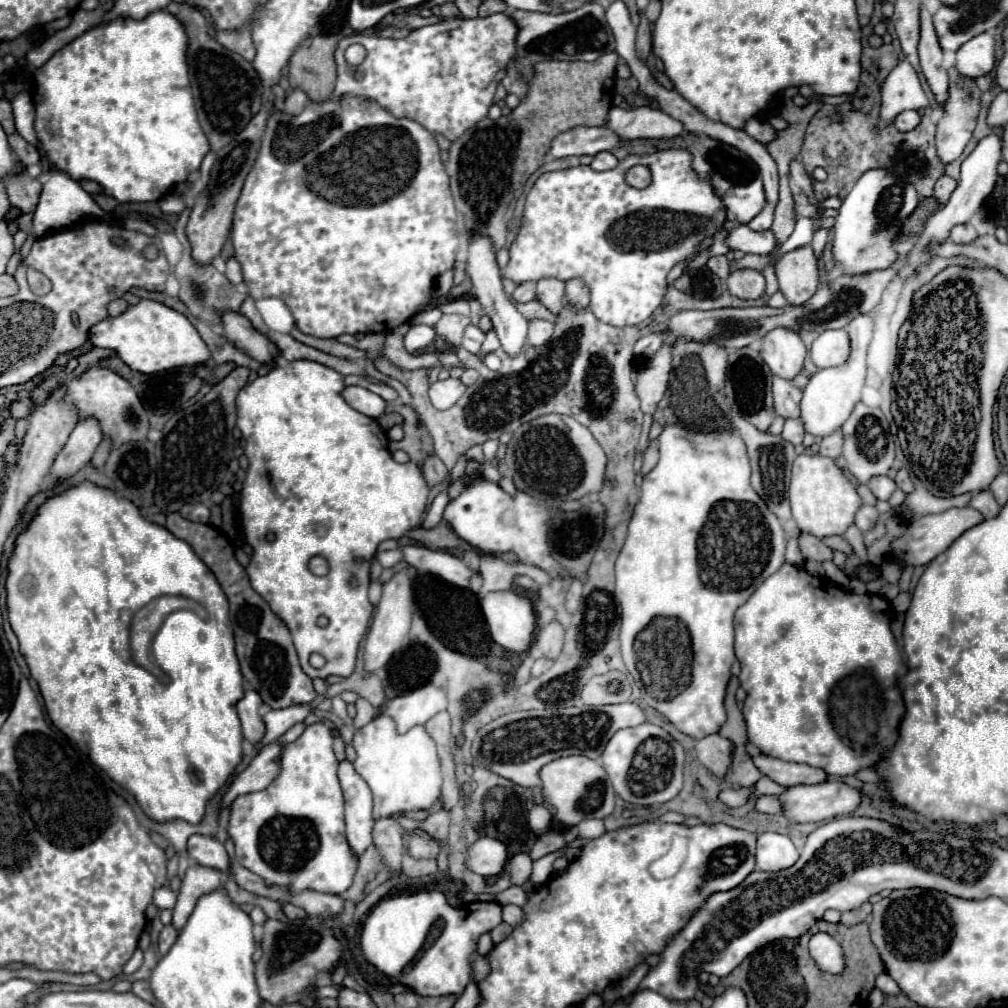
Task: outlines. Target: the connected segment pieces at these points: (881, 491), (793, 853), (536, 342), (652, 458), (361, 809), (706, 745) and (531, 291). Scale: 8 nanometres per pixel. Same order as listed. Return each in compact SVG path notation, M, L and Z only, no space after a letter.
M873 477L873 479L869 481L869 489L873 491L873 495L875 495L877 499L887 501L887 499L891 497L891 493L897 489L897 485L895 485L895 481L889 479L889 477Z
M761 833L757 839L757 869L781 871L799 859L799 851L787 835Z
M529 321L529 345L539 347L551 339L553 323L549 321Z
M651 441L649 443L649 447L647 447L647 451L643 453L643 469L641 469L641 473L643 473L643 477L655 467L655 463L659 461L659 449L657 449L657 441Z
M339 763L339 781L345 797L345 823L347 823L347 843L355 857L361 857L371 845L373 829L373 797L367 783L357 775L353 763Z
M707 735L695 743L695 751L699 761L723 783L727 771L731 769L731 751L733 743L721 735Z
M527 281L527 283L521 283L517 285L517 289L513 291L511 295L517 303L527 303L527 301L533 301L535 299L535 283L533 281Z

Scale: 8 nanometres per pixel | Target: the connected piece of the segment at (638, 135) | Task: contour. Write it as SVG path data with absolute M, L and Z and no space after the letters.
M611 107L605 127L611 129L619 139L671 139L683 133L683 125L651 107Z

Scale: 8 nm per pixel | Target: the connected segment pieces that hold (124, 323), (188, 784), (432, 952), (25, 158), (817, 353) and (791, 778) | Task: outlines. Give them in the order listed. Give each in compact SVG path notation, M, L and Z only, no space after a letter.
M141 299L137 305L131 305L119 317L107 317L97 323L89 339L95 347L105 347L117 351L117 355L139 373L159 373L173 367L195 367L211 361L211 353L197 329L189 323L183 313L177 313L161 303Z
M81 483L81 485L77 485L77 487L73 487L73 489L69 489L69 491L65 491L65 493L61 493L61 495L57 495L57 497L51 497L51 499L47 499L43 505L41 505L41 509L39 509L39 513L35 515L35 519L29 523L29 527L27 527L27 531L25 533L21 533L19 535L19 539L17 539L17 545L15 545L15 553L13 553L13 557L11 557L11 561L9 561L9 577L7 577L7 607L9 607L9 621L11 621L11 627L13 627L13 631L15 631L15 635L17 635L17 639L19 639L19 645L21 645L21 655L25 657L25 661L27 661L27 665L29 665L29 669L31 669L31 677L35 679L38 684L39 691L42 695L44 701L44 708L47 711L47 715L49 715L49 719L53 721L53 725L69 739L69 741L73 741L101 771L105 771L107 773L107 777L111 777L117 785L121 785L125 791L129 791L133 797L135 797L135 801L141 805L141 809L143 809L143 813L149 817L149 819L153 819L153 821L159 821L159 823L169 823L171 819L183 819L183 821L187 821L187 823L201 823L203 821L203 817L205 817L205 805L207 805L207 801L211 799L211 797L215 797L217 795L217 791L227 783L227 779L233 775L233 771L235 771L235 767L241 763L241 743L243 743L243 735L241 735L241 723L239 723L239 717L237 717L237 711L235 711L235 703L243 697L243 675L241 675L241 671L239 671L239 659L237 659L237 655L235 655L235 649L231 647L231 641L229 641L229 645L225 643L223 647L227 647L227 655L221 655L219 659L225 659L225 661L229 661L229 663L199 663L199 671L197 673L189 673L189 679L185 677L185 679L177 679L177 681L171 681L171 683L159 683L149 671L145 671L143 667L139 667L137 663L133 663L133 659L131 659L131 651L129 651L129 635L121 635L121 627L129 627L129 623L121 623L121 605L147 605L149 603L149 595L181 595L181 597L187 597L187 599L195 599L195 601L199 601L201 605L205 605L209 611L211 611L211 605L213 605L213 597L215 597L215 613L217 611L225 611L225 607L229 607L229 603L227 603L227 597L225 597L225 593L221 591L221 587L219 587L219 583L215 581L215 595L213 595L213 573L207 569L207 565L195 555L195 551L191 549L191 545L189 543L185 543L183 539L177 539L173 533L169 533L165 527L159 527L159 525L155 525L155 523L149 523L149 521L145 521L143 517L141 517L141 513L139 513L139 509L129 501L129 499L121 499L121 497L117 497L113 491L109 491L109 489L101 489L101 487L97 487L97 485L93 485L93 483Z
M469 903L465 909L447 907L447 911L441 911L437 915L437 921L443 919L443 933L427 949L419 961L415 961L401 983L409 989L413 989L417 995L449 995L449 993L461 993L467 983L471 981L471 959L477 953L477 941L483 933L493 931L503 919L501 919L501 905L499 903Z
M13 133L13 135L9 135L9 145L11 145L11 149L13 149L13 153L17 155L17 159L25 165L25 167L29 167L29 165L35 165L35 163L39 163L41 161L41 155L39 155L39 151L31 145L31 143L27 143L19 133Z
M845 329L823 331L813 341L811 359L819 369L837 367L849 359L849 351L851 351L851 345L849 345L849 335Z
M755 757L753 759L757 769L771 777L775 783L783 785L783 787L795 787L795 785L815 785L815 783L823 783L827 779L827 773L823 769L805 765L805 763L789 763L783 759L775 759L775 757Z

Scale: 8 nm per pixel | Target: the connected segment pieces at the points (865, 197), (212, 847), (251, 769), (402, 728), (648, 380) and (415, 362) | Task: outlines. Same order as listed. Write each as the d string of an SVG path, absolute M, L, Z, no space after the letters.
M871 169L843 197L833 225L831 253L845 275L865 275L877 269L891 267L899 253L895 249L903 221L915 211L919 199L911 185L903 185L885 169Z
M193 835L187 843L187 853L189 857L197 859L199 865L203 867L215 867L217 871L223 871L223 873L231 871L231 861L223 843L213 837Z
M279 741L265 745L257 753L257 757L251 761L251 765L233 779L231 787L227 789L223 797L223 805L231 805L233 799L239 795L265 789L275 779L275 775L279 775L279 755L281 753L283 753L283 745Z
M427 683L409 693L389 699L383 707L383 713L395 719L399 733L405 733L417 723L427 723L435 713L447 709L447 695L441 687Z
M663 345L647 369L643 369L635 383L635 393L641 401L641 411L653 415L657 403L667 391L667 381L671 373L671 347Z
M403 323L401 327L393 329L387 333L387 339L383 343L381 355L387 359L391 365L403 369L403 371L415 371L415 369L431 369L431 367L445 367L451 369L459 365L459 359L455 353L445 353L445 351L433 351L433 353L421 353L421 355L409 355L403 347L403 337L409 329L409 323Z

